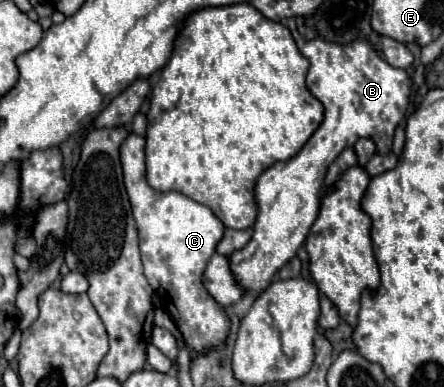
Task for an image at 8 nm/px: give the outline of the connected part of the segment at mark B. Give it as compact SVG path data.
M314 38L304 44L302 54L310 62L306 80L308 90L324 104L324 122L296 156L266 168L258 178L258 220L254 236L242 250L230 256L230 266L238 284L252 294L260 294L270 284L270 278L296 256L306 240L320 210L326 170L336 156L344 148L354 146L358 138L370 138L378 154L388 154L392 150L394 130L404 120L410 102L412 80L408 72L390 66L368 40L334 44Z

